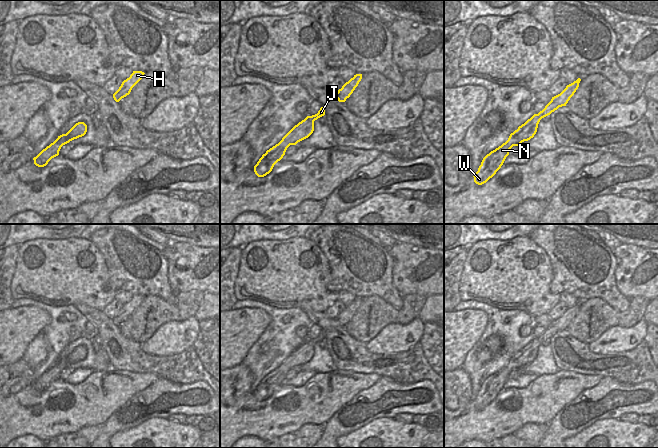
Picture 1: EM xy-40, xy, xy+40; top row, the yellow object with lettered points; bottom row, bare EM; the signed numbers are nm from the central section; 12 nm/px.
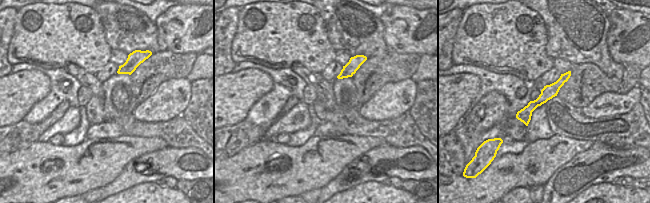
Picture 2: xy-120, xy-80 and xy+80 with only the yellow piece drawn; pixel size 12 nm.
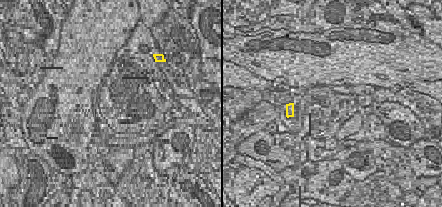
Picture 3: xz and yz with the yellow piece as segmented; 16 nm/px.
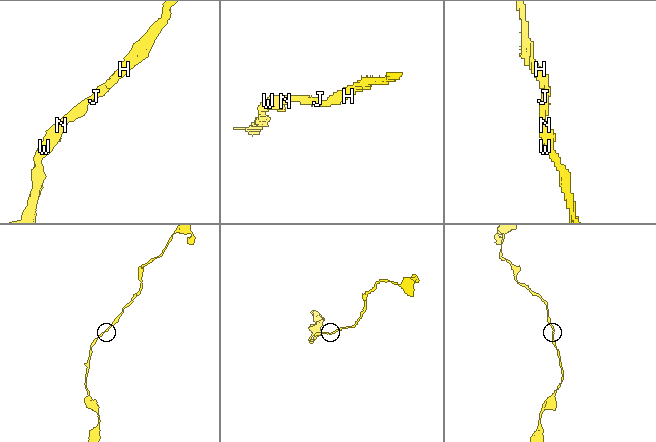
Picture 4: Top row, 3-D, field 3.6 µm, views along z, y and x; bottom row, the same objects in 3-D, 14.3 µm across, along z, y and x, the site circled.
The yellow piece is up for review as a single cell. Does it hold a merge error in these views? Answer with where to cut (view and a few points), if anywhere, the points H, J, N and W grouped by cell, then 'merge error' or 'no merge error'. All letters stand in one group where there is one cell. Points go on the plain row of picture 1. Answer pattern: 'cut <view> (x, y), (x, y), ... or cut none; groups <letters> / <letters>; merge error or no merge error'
cut none; groups H J N W; no merge error

